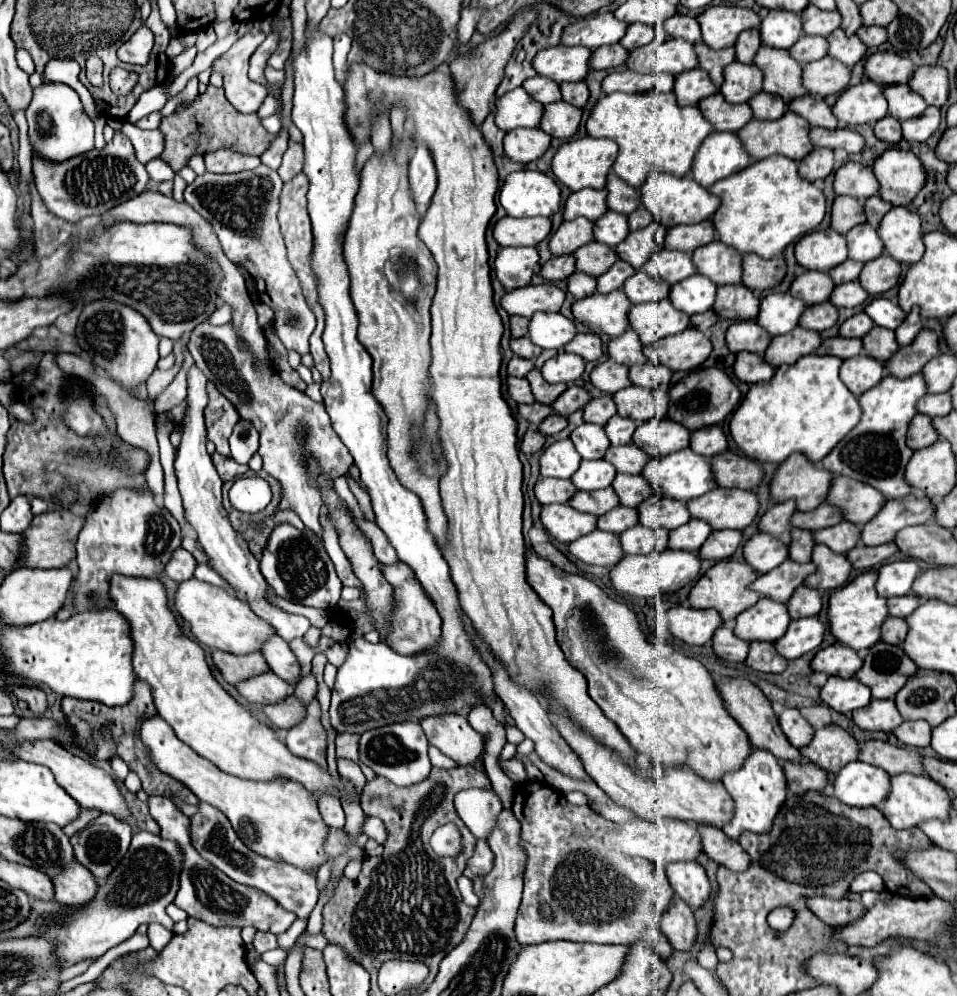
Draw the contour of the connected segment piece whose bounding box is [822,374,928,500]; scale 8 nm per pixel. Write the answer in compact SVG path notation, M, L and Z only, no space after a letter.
M922 374L904 380L896 376L882 378L876 388L864 392L858 398L864 410L862 420L822 460L822 466L836 476L848 476L874 486L886 496L886 500L896 500L912 494L912 486L904 480L906 464L914 454L906 444L906 432L912 418L918 414L916 402L926 394L928 390Z

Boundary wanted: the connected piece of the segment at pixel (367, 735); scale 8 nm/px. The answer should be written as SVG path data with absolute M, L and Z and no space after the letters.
M396 722L376 730L368 730L360 736L360 760L376 772L376 776L388 778L396 786L412 786L428 778L432 764L428 758L428 738L418 722Z

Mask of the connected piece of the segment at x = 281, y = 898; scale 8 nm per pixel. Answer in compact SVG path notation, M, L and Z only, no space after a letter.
M200 802L198 808L200 808L198 814L194 814L190 818L192 820L190 838L192 838L192 846L196 840L196 850L200 852L200 856L204 860L214 864L218 870L228 874L232 880L266 892L282 908L292 910L298 918L310 916L310 912L316 906L318 896L320 896L320 890L316 886L316 872L304 872L302 868L296 868L292 864L284 864L282 860L268 860L266 856L260 856L260 854L248 850L248 846L238 838L238 834L230 826L228 818L224 818L224 814L220 810L216 810L214 806L204 804L204 802Z

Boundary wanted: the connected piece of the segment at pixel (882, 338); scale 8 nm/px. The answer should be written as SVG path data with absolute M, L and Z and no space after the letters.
M874 326L872 332L868 332L868 336L862 338L862 342L864 342L866 354L880 360L880 362L890 360L898 352L896 334L892 330L888 330L888 328Z

